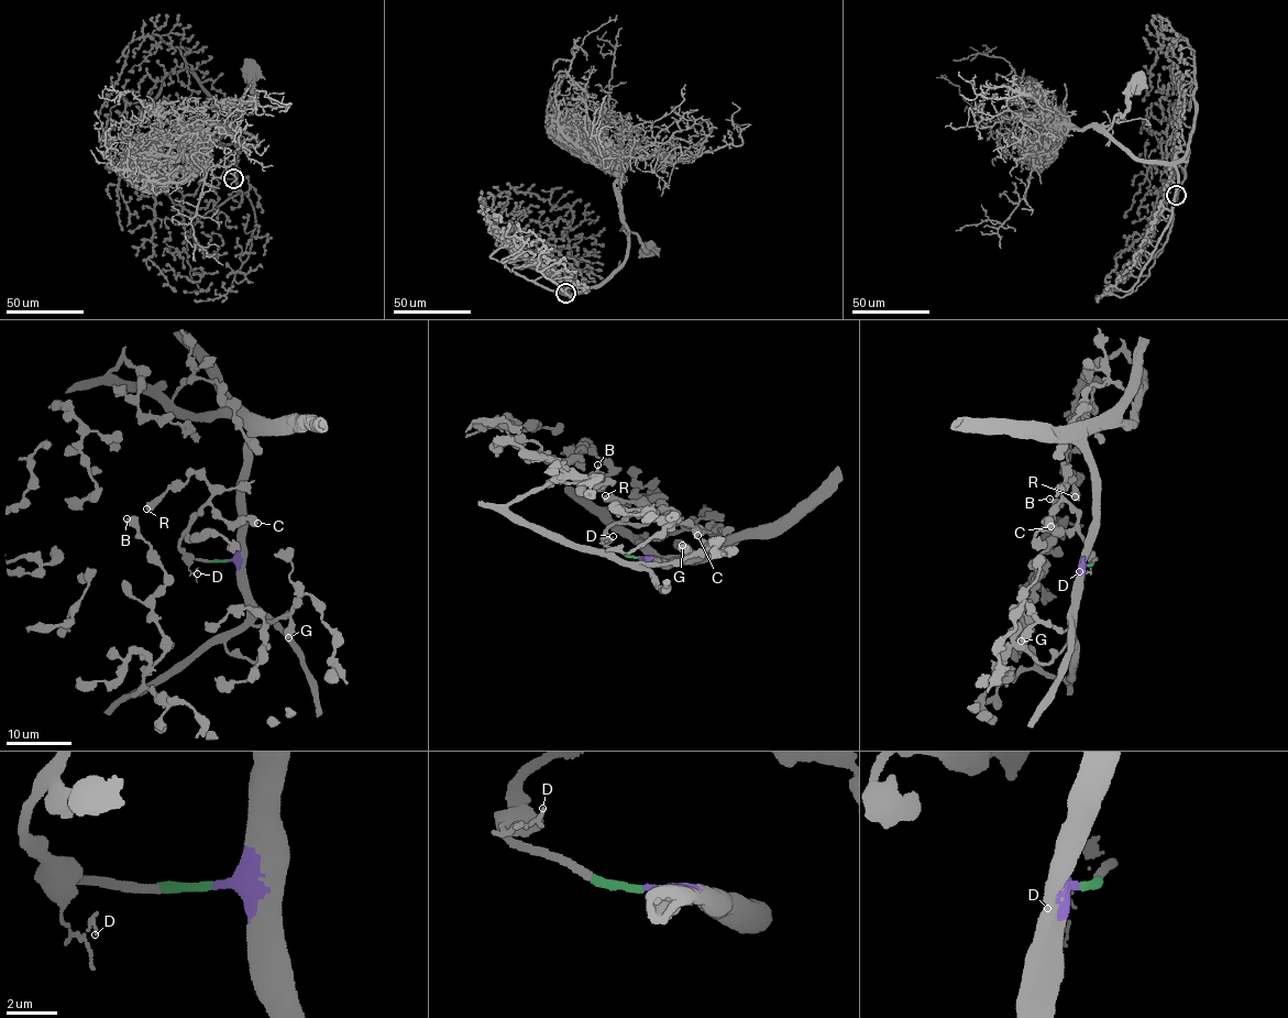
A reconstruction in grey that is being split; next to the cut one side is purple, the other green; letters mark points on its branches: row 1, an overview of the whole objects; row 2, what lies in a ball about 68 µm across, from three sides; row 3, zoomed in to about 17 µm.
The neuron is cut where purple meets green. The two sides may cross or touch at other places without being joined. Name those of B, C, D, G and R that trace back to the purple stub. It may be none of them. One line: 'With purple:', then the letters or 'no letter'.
With purple: B, G

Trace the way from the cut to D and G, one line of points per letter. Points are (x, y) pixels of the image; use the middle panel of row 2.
D: (638, 557), (627, 556), (606, 545), (604, 540), (613, 536)
G: (638, 557), (645, 558), (635, 565), (667, 565), (684, 556), (683, 544)

